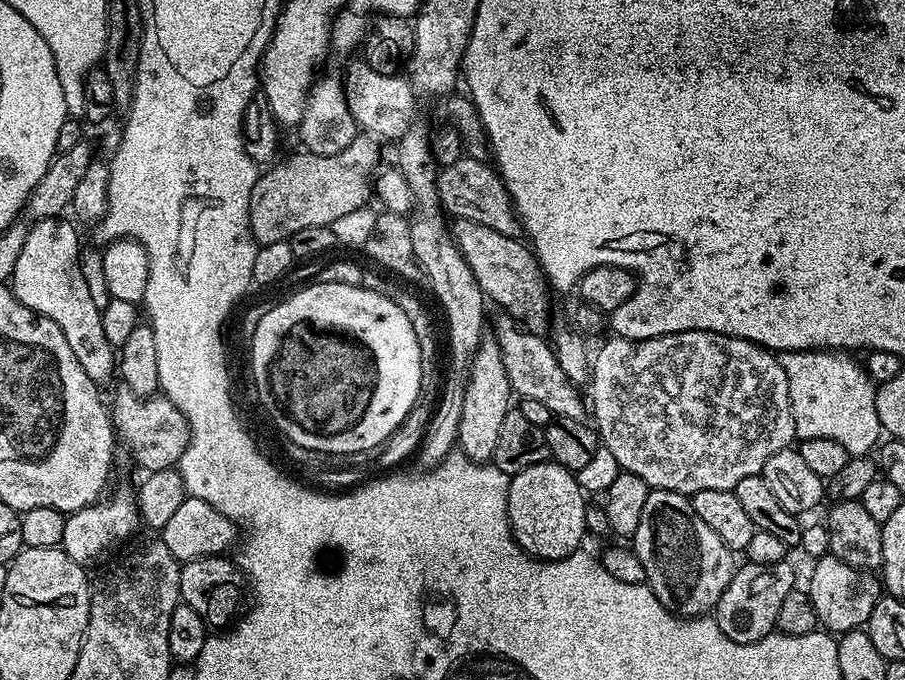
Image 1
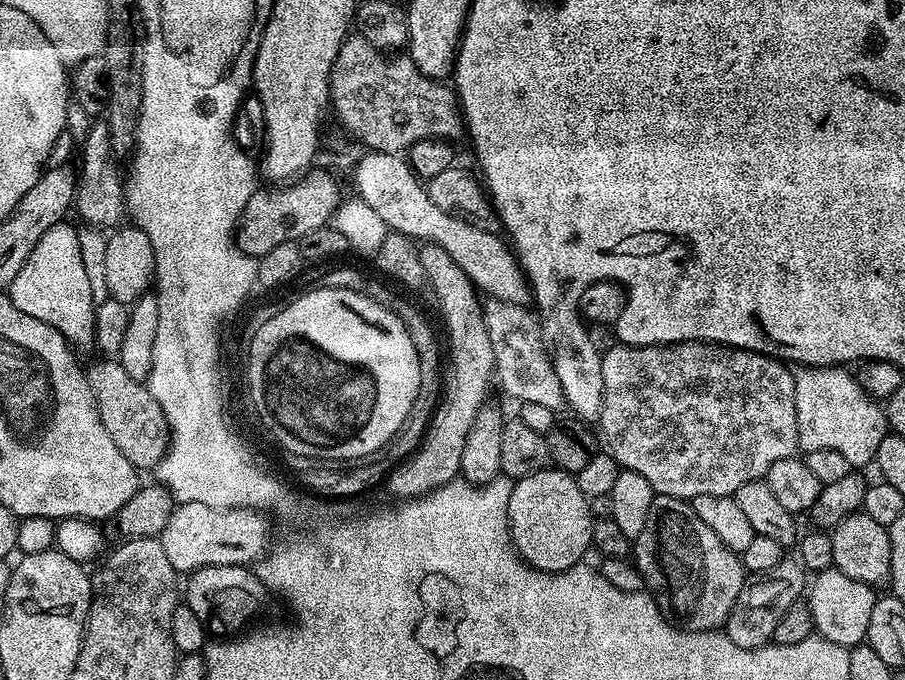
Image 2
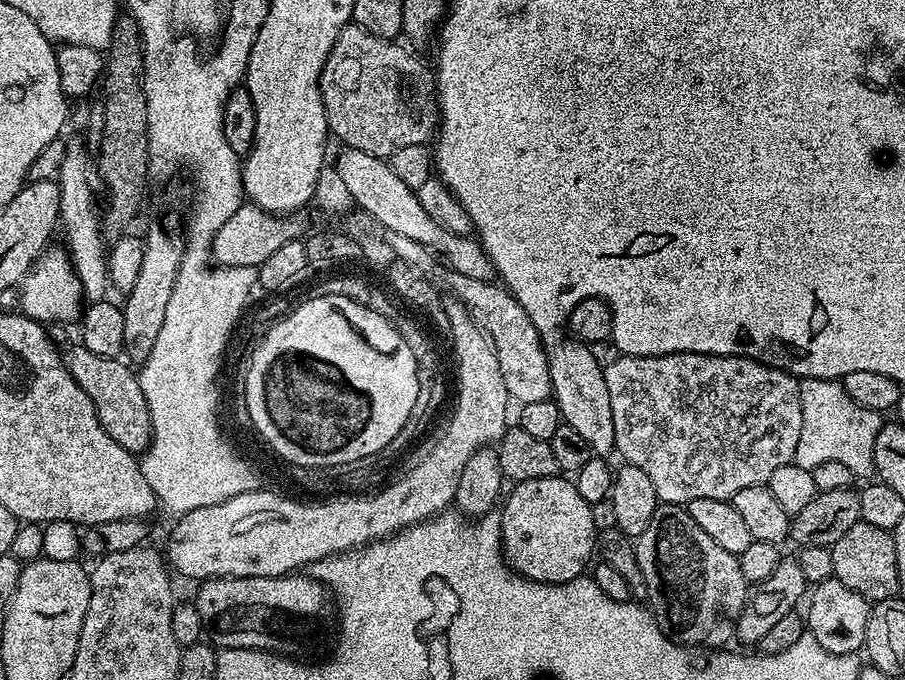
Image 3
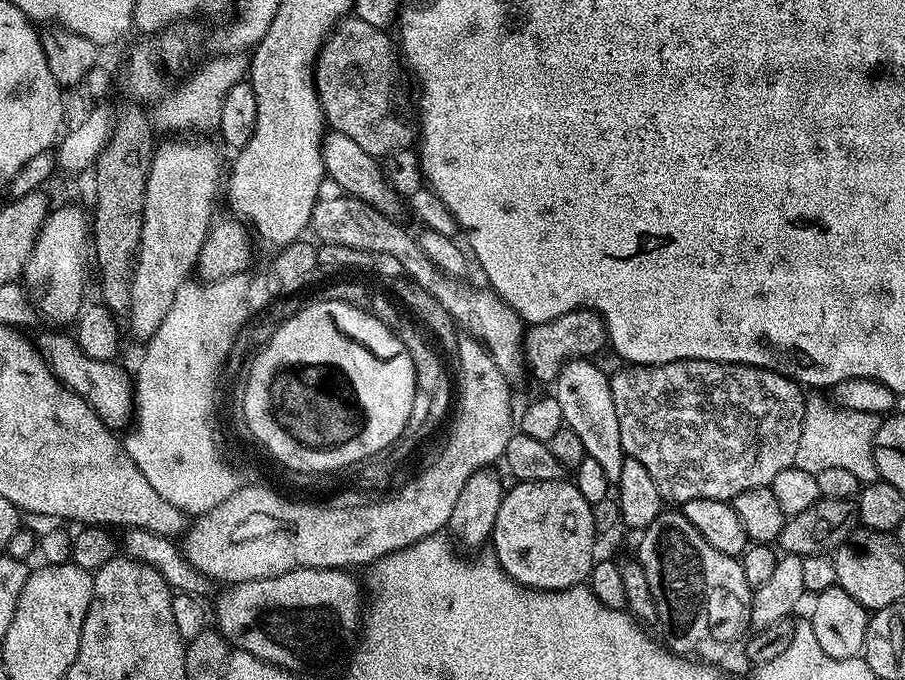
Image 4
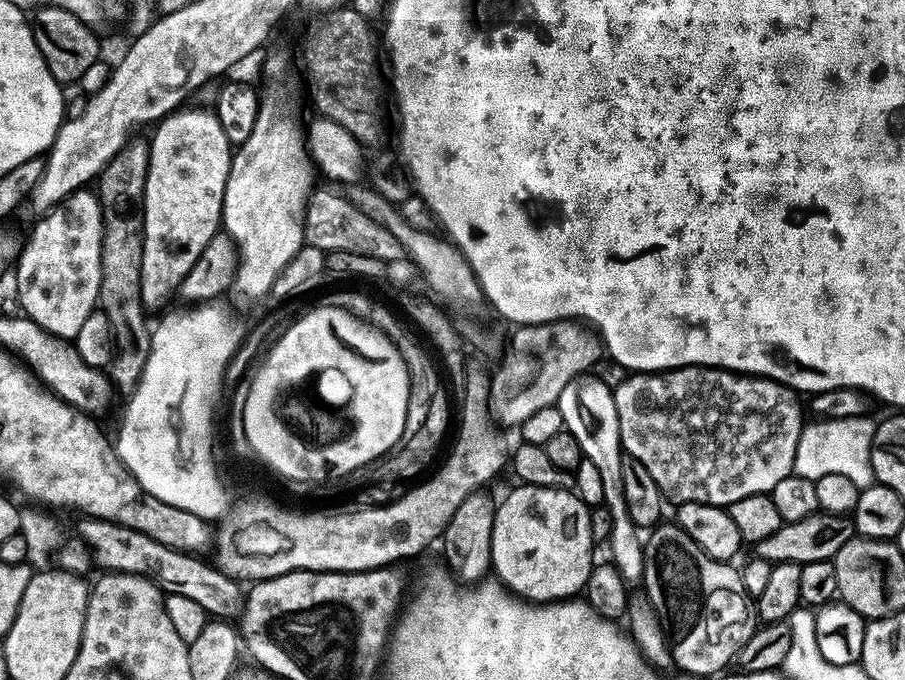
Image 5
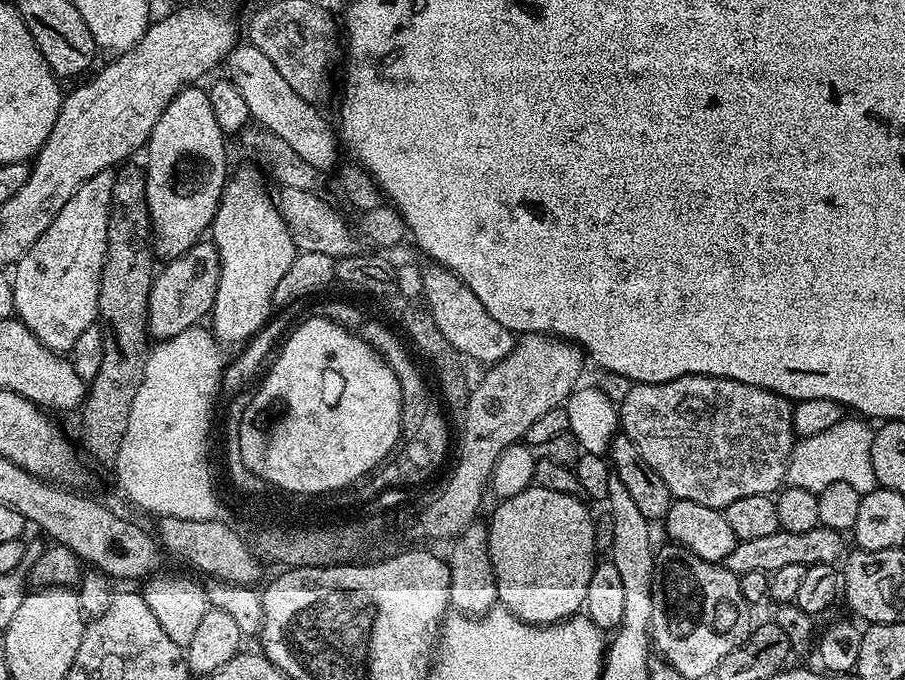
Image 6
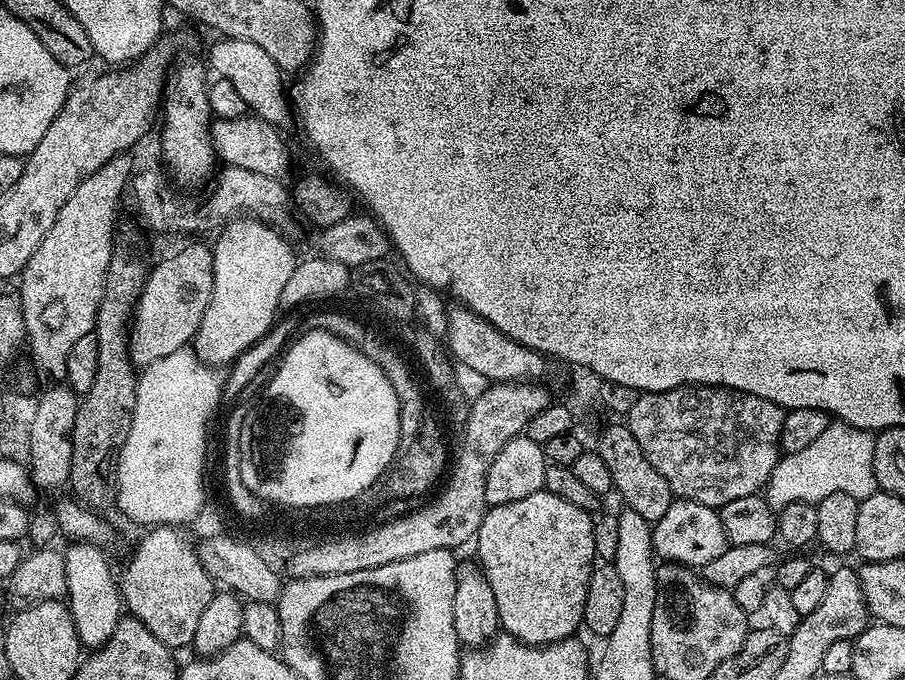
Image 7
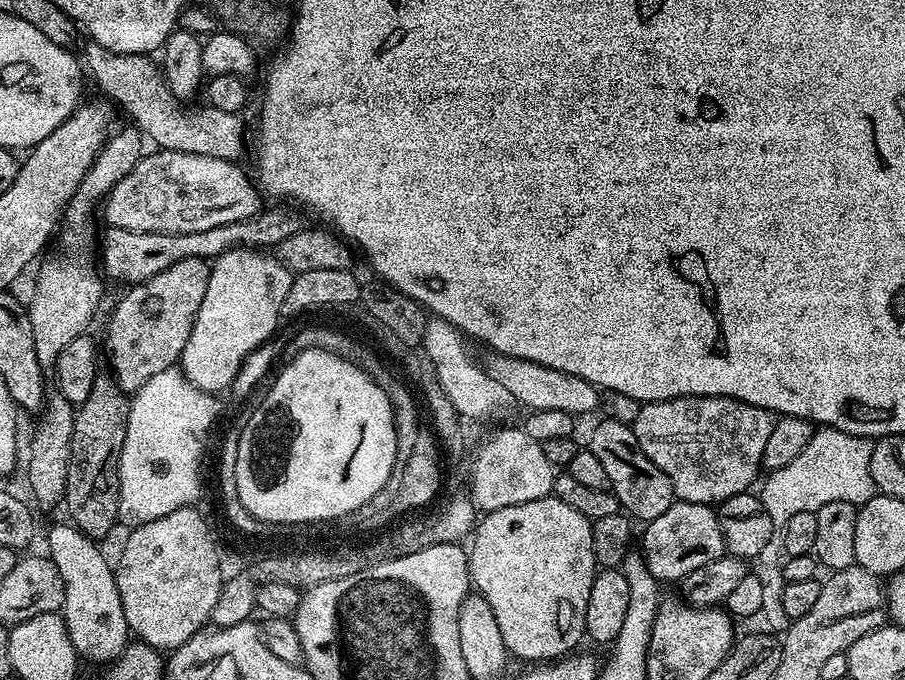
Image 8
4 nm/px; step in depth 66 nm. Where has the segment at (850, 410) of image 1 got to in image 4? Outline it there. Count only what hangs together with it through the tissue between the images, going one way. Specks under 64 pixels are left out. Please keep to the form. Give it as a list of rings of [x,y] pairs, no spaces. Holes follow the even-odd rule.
[[[814,392],[805,399],[802,435],[799,438],[794,466],[815,473],[831,467],[841,467],[844,470],[850,470],[862,484],[875,483],[879,476],[877,474],[877,464],[873,458],[873,434],[878,430],[881,417],[877,414],[840,408],[833,401],[828,398],[826,400],[823,396],[825,396],[823,393]]]

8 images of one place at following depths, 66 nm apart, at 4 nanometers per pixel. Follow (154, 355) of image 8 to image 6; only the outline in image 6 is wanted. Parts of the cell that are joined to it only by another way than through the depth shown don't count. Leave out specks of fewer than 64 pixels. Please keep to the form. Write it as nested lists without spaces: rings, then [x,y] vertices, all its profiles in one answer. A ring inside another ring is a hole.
[[[201,239],[186,254],[167,261],[164,269],[152,277],[152,289],[148,299],[148,335],[153,341],[169,340],[188,328],[195,328],[209,315],[218,294],[220,255],[211,239]]]

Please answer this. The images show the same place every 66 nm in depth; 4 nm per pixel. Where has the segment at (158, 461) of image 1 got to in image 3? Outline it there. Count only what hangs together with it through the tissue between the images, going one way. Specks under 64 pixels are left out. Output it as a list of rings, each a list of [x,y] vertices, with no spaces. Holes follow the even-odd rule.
[[[82,346],[75,347],[70,349],[69,352],[65,351],[63,353],[64,363],[68,365],[68,373],[78,382],[78,386],[82,386],[82,390],[86,390],[90,402],[94,402],[94,410],[102,422],[104,433],[110,438],[114,438],[114,442],[118,442],[118,446],[122,446],[127,452],[143,453],[147,449],[148,443],[152,441],[152,419],[148,413],[146,398],[140,389],[137,373],[135,371],[131,372],[127,368],[129,365],[123,359],[102,358],[102,354],[90,354],[90,350],[86,350]]]

